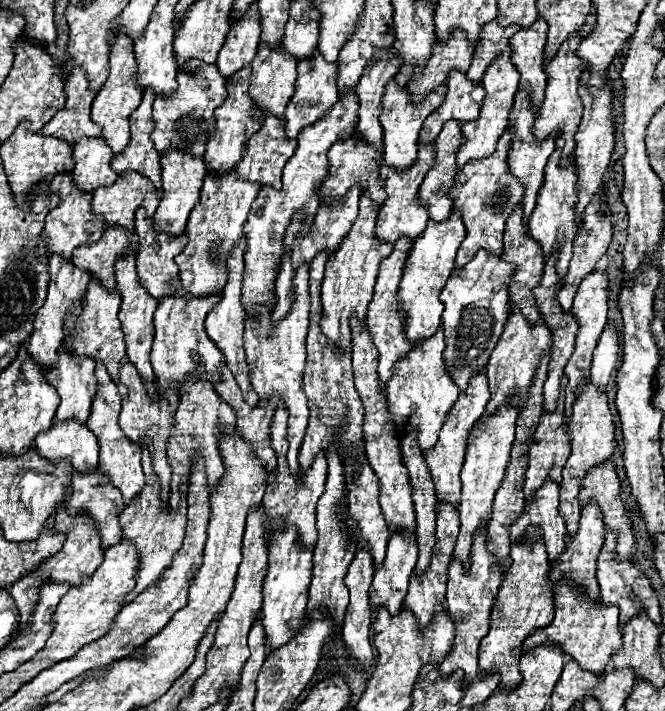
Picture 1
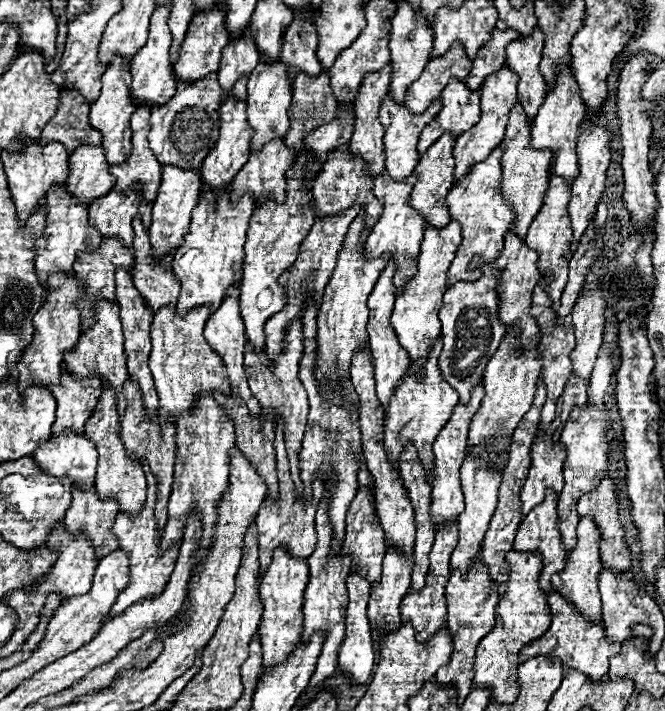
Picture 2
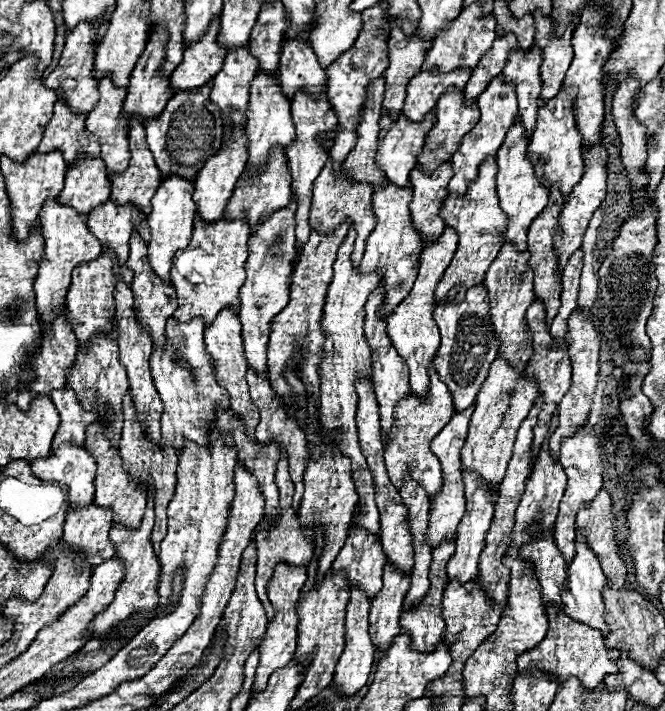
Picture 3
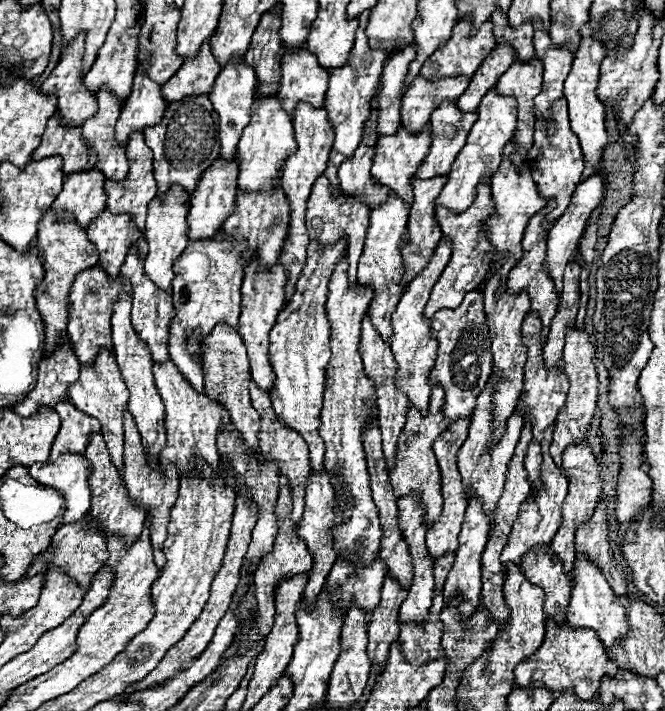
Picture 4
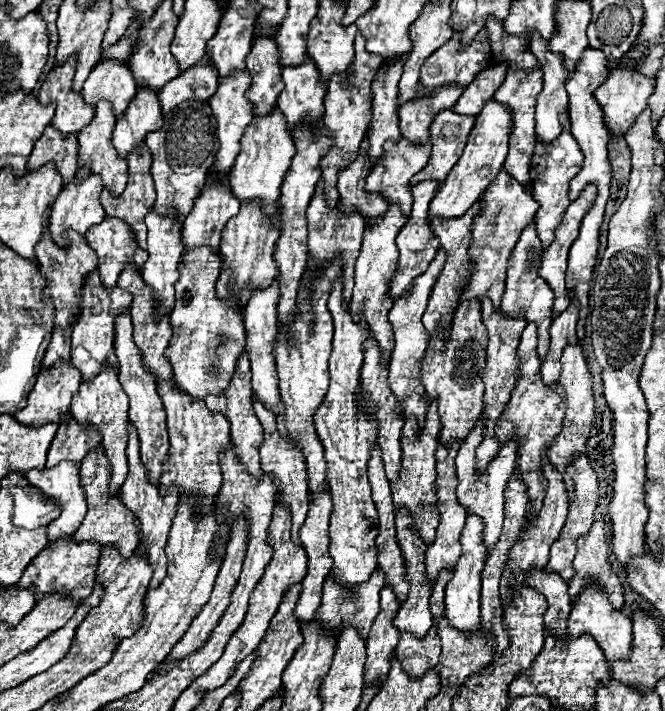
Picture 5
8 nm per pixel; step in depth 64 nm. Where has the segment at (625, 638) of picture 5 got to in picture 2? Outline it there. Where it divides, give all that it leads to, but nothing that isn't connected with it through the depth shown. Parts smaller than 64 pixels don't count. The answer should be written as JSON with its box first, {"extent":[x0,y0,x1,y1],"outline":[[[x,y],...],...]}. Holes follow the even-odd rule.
{"extent":[558,516,602,622],"outline":[[[584,516],[580,518],[580,524],[578,524],[578,544],[576,548],[568,554],[566,558],[566,564],[564,564],[564,570],[558,574],[558,592],[568,598],[576,608],[578,612],[592,620],[592,622],[600,622],[602,616],[602,604],[600,604],[600,592],[598,592],[598,574],[600,574],[600,528],[596,528],[594,520],[590,516]]]}

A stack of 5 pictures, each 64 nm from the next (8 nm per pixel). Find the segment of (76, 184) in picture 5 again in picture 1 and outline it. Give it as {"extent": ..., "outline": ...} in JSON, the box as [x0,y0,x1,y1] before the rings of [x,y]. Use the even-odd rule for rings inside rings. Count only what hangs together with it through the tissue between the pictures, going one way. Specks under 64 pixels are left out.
{"extent":[74,138,118,192],"outline":[[[78,138],[74,144],[74,182],[84,188],[84,192],[114,184],[118,174],[110,166],[112,158],[112,148],[104,138]]]}

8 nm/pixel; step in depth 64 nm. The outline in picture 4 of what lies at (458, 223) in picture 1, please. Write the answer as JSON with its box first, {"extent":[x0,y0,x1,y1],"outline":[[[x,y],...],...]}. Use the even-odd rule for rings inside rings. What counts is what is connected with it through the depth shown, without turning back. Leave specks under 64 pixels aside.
{"extent":[390,238,452,412],"outline":[[[442,238],[440,244],[434,248],[434,254],[430,256],[430,262],[426,264],[426,268],[420,272],[420,276],[416,276],[408,290],[404,292],[404,296],[398,302],[396,312],[392,314],[392,336],[390,336],[390,346],[394,352],[394,358],[398,362],[398,386],[402,392],[408,394],[410,404],[414,404],[416,408],[420,408],[420,412],[428,410],[428,400],[430,400],[430,384],[428,384],[428,372],[430,366],[434,364],[436,358],[436,350],[438,350],[438,340],[432,336],[432,322],[424,316],[424,308],[430,300],[430,292],[436,284],[436,280],[440,278],[442,270],[446,268],[448,260],[452,254],[452,242],[448,238]]]}

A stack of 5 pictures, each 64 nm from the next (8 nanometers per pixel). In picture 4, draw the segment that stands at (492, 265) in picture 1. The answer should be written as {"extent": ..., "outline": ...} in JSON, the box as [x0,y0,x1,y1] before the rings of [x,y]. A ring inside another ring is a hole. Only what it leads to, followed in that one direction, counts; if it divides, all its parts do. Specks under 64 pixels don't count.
{"extent":[430,290,492,422],"outline":[[[472,290],[464,296],[464,302],[458,308],[442,308],[432,318],[432,330],[438,338],[438,356],[430,370],[430,384],[442,384],[446,392],[444,416],[452,422],[472,414],[476,398],[486,386],[486,380],[492,372],[492,350],[490,334],[484,312],[484,294],[482,290]]]}

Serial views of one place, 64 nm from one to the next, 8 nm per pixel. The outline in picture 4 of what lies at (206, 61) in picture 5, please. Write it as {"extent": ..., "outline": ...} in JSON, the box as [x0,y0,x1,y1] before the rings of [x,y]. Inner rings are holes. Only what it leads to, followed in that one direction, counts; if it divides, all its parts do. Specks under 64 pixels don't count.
{"extent":[162,40,222,102],"outline":[[[204,40],[198,54],[194,58],[184,60],[180,72],[176,72],[176,76],[172,76],[172,80],[168,80],[168,84],[162,86],[166,102],[180,100],[192,94],[212,92],[212,84],[220,74],[220,70],[222,66],[216,62],[212,54],[210,40]]]}

